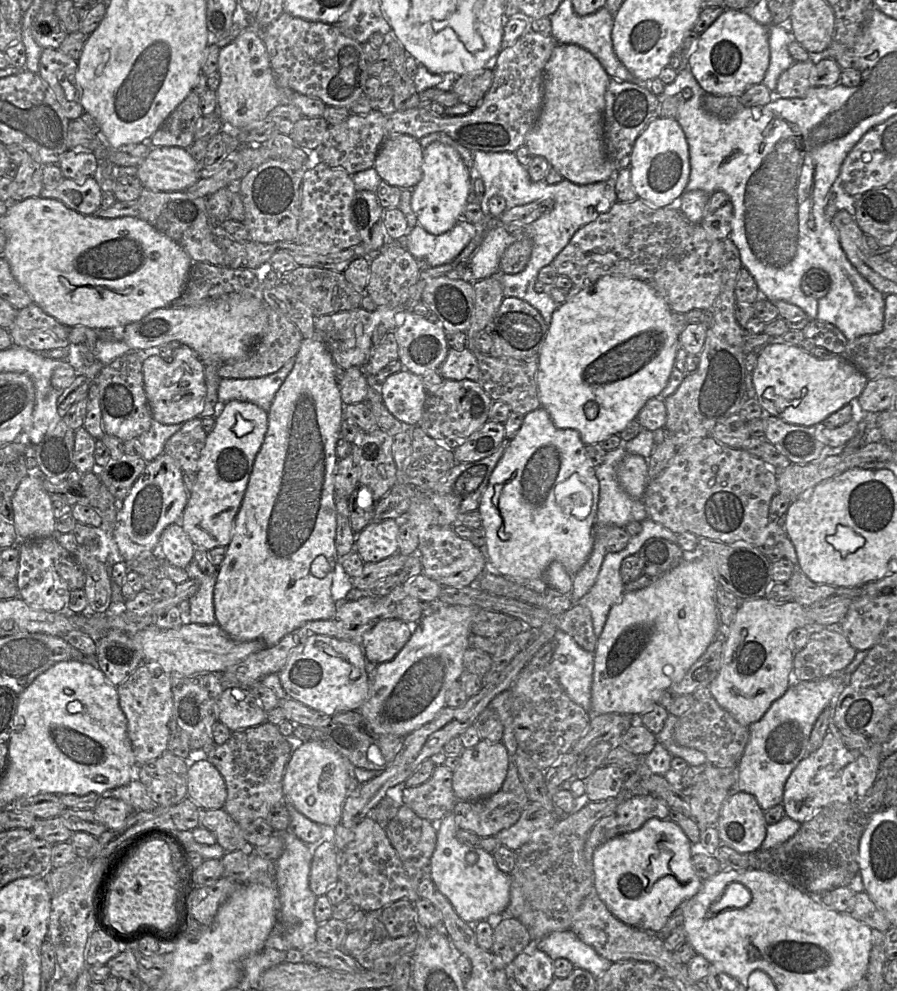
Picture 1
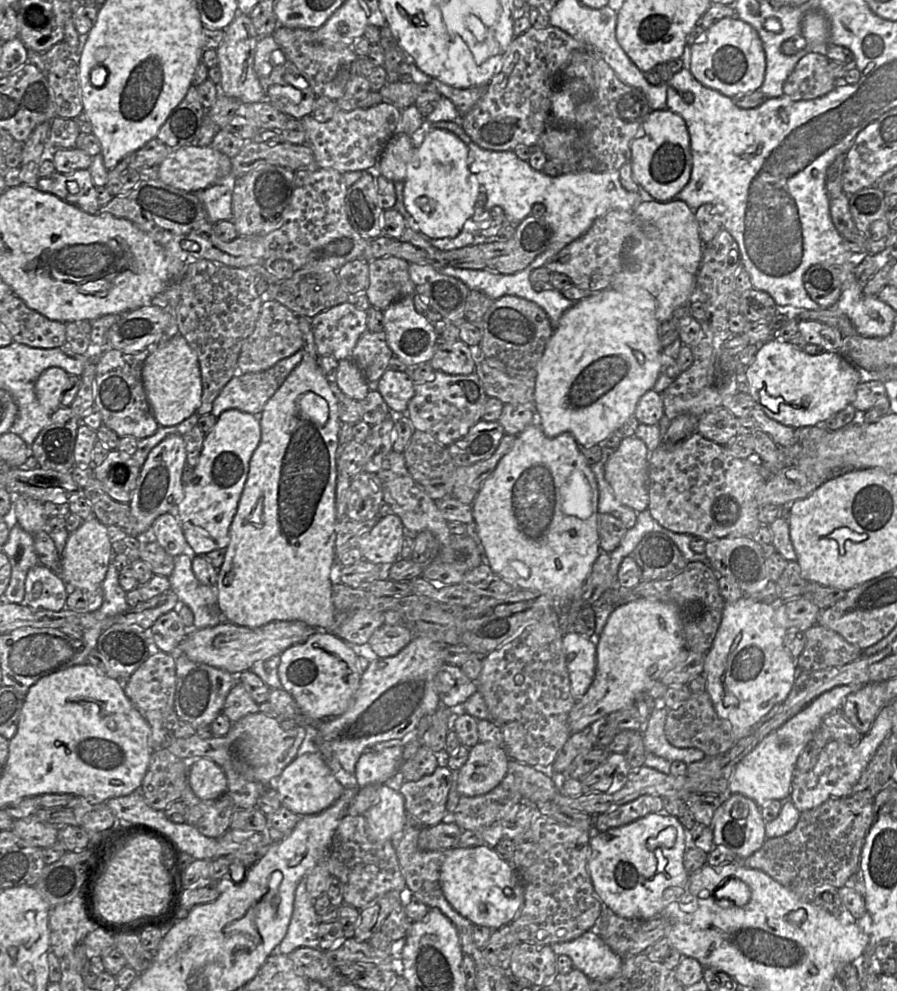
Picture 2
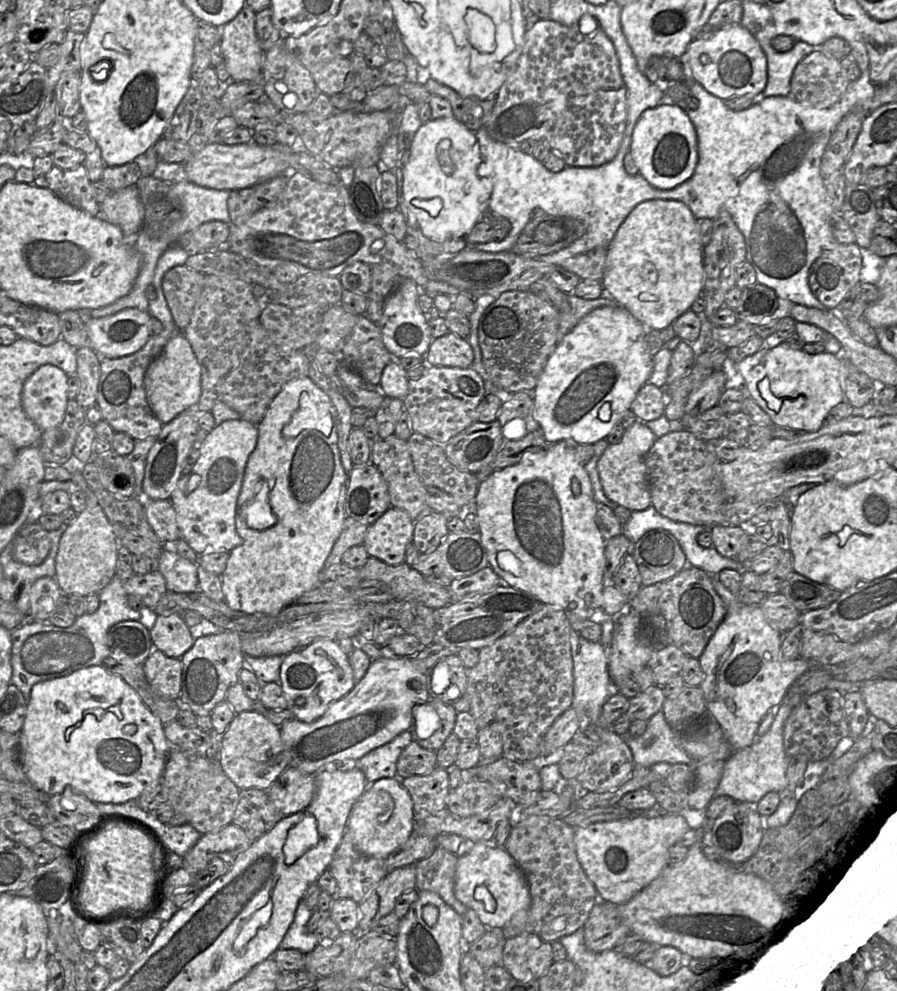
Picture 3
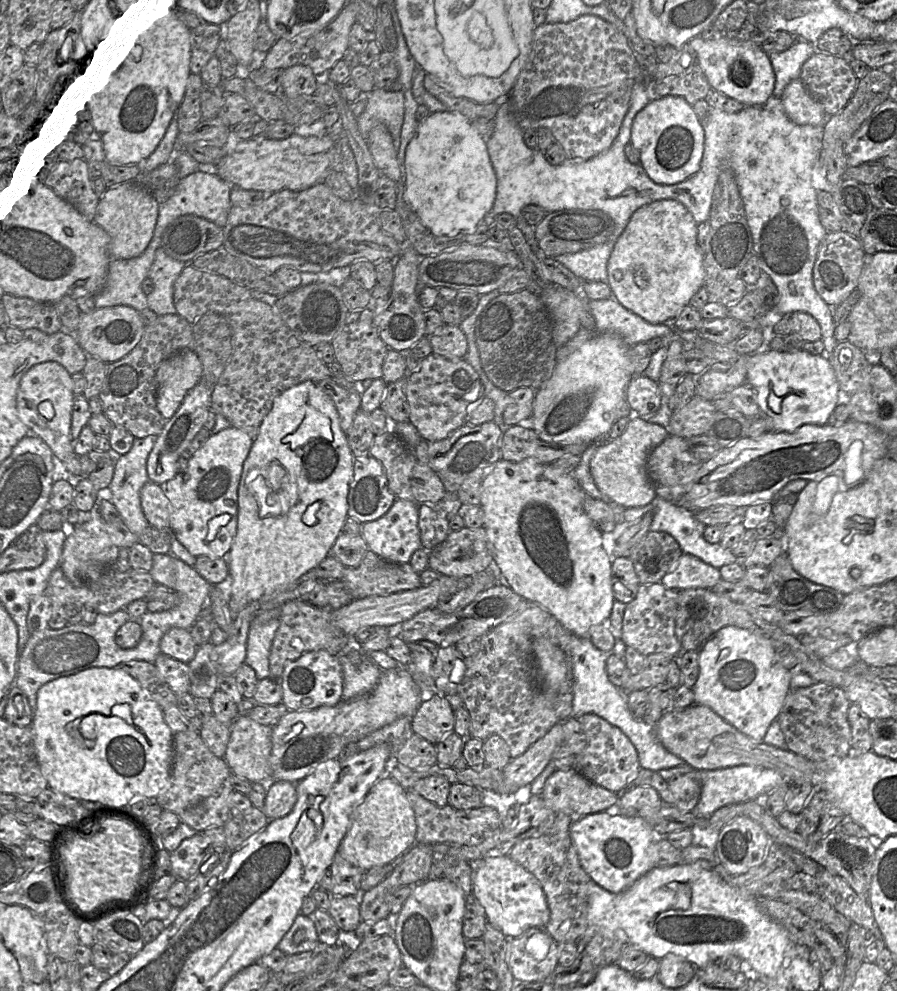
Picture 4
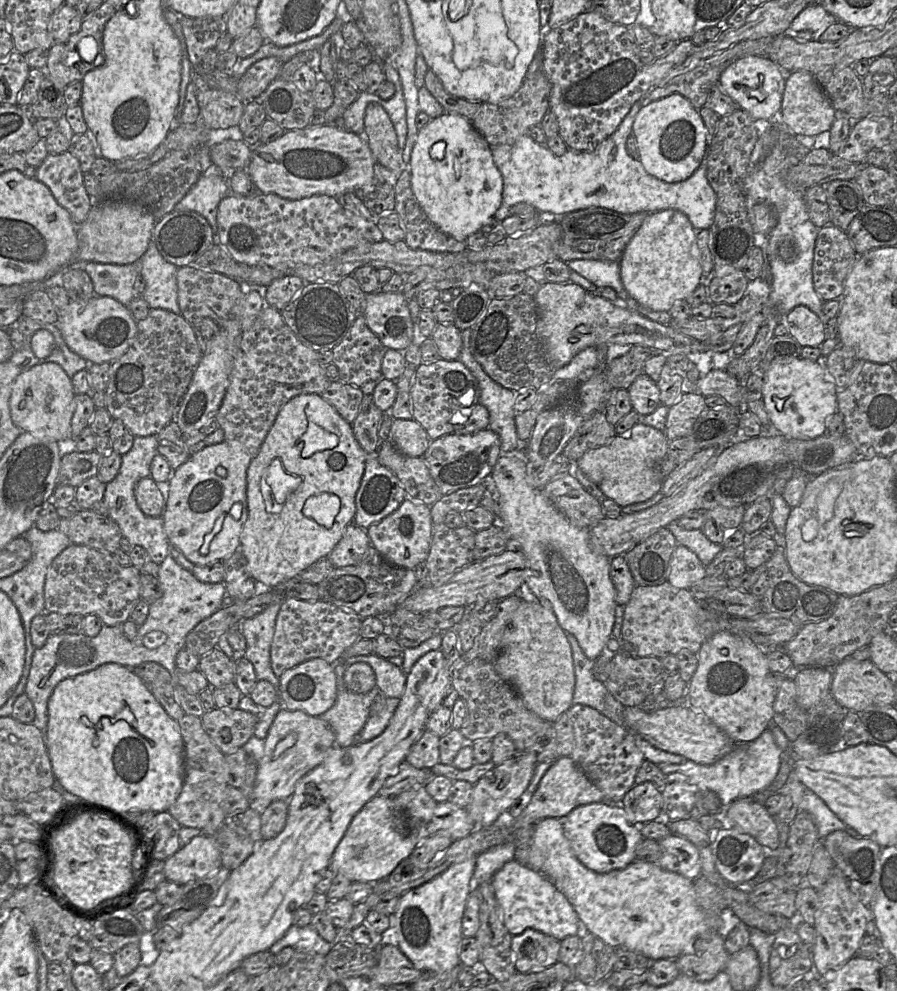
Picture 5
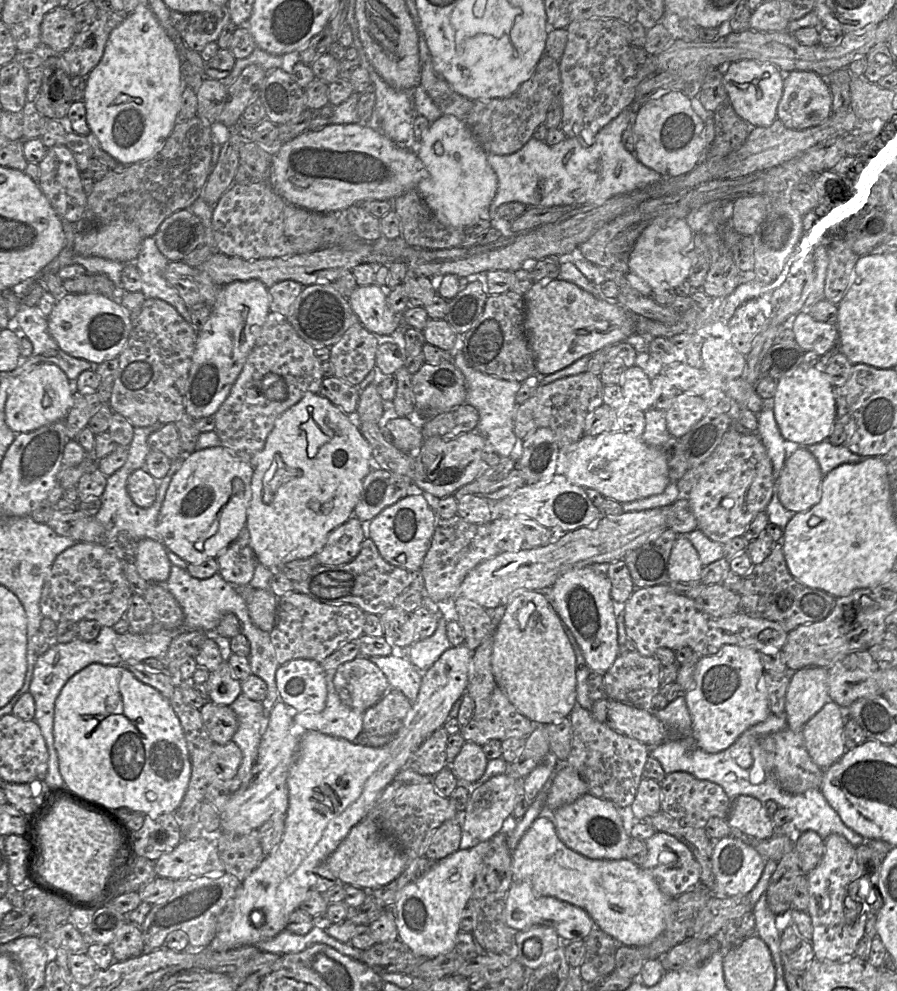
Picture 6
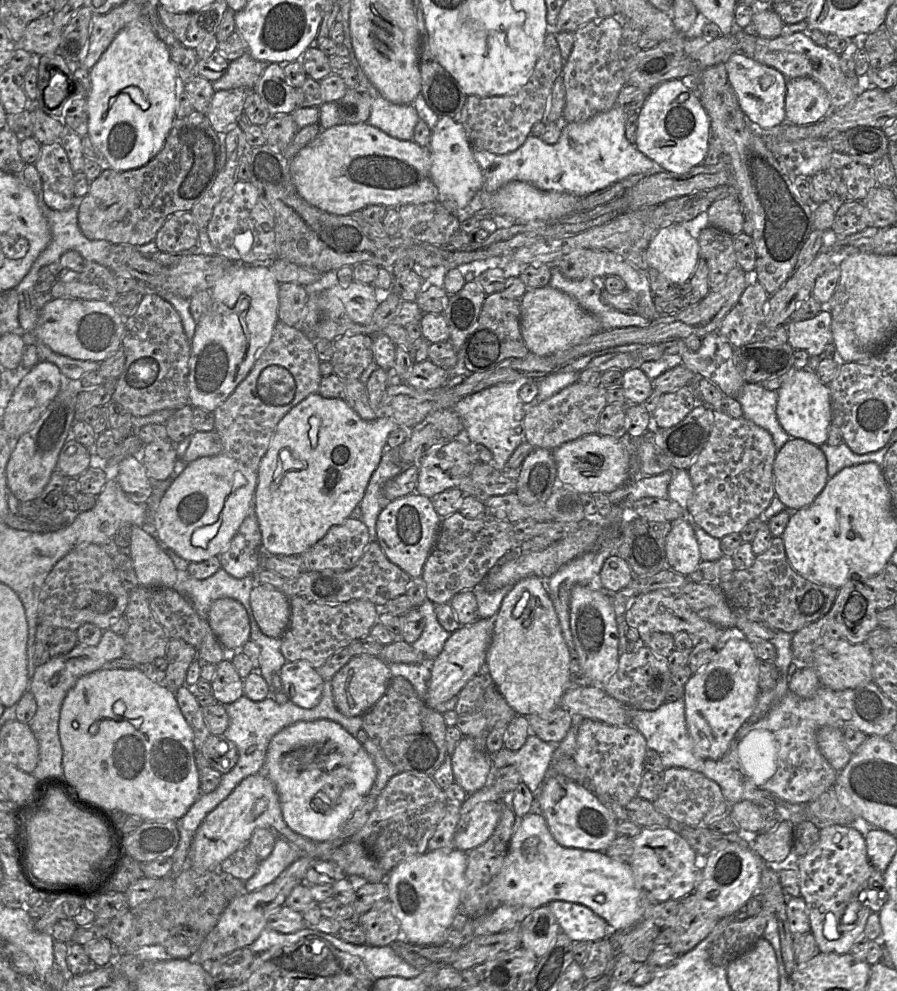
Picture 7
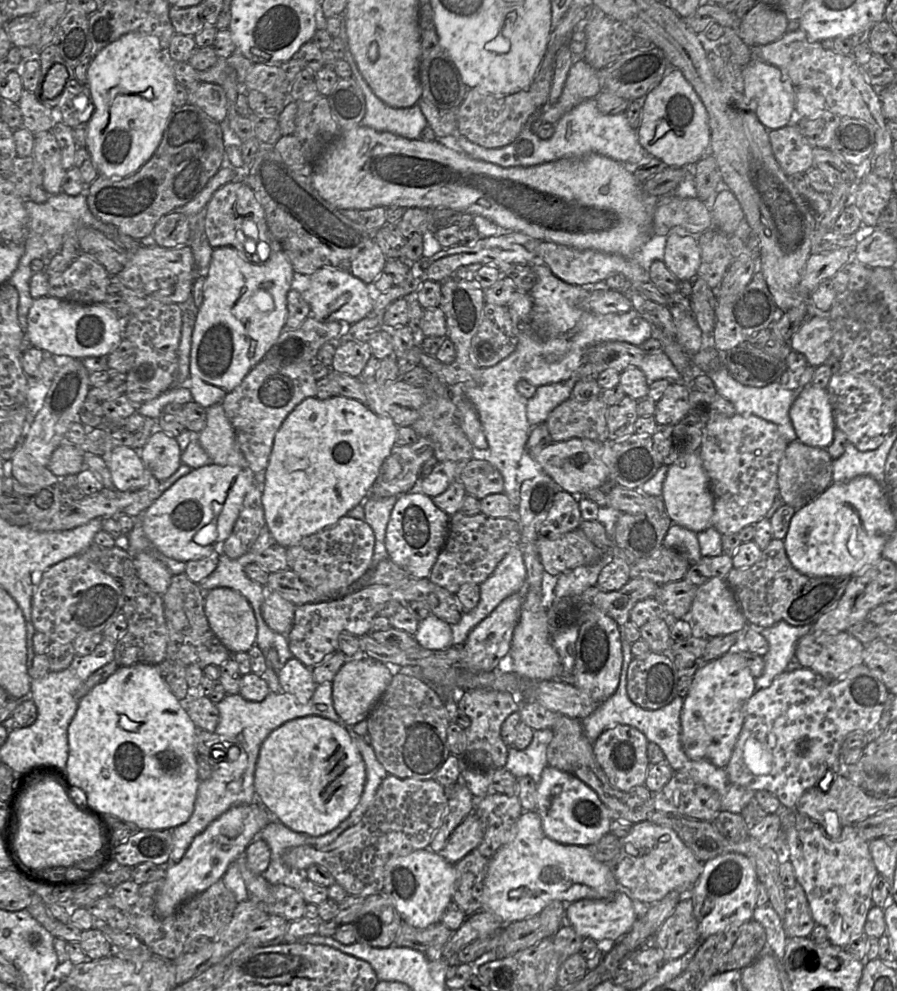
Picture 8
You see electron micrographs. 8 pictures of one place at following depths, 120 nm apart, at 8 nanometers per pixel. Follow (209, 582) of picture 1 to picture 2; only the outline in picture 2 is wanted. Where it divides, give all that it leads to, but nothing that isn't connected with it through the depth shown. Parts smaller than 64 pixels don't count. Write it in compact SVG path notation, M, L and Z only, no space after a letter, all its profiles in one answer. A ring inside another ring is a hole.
M191 555L173 557L174 567L168 576L170 589L177 595L180 605L188 606L194 616L190 630L213 627L225 621L218 606L217 588L201 584L192 571Z

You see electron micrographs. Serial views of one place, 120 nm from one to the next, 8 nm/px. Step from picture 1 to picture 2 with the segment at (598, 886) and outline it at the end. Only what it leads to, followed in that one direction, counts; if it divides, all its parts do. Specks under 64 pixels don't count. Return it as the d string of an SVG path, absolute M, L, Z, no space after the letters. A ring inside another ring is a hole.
M665 810L603 832L593 831L590 838L588 871L602 905L623 918L648 920L662 916L663 910L671 902L693 901L689 891L689 873L683 864L687 849L687 832L689 831L682 823Z

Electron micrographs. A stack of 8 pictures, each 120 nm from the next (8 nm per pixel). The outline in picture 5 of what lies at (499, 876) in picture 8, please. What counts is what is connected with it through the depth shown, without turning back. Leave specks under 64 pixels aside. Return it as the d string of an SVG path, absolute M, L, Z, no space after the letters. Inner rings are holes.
M545 818L537 822L534 826L534 832L532 839L529 843L529 857L528 866L538 871L545 877L547 877L555 886L555 888L560 891L572 905L576 911L583 930L587 930L589 933L595 935L607 945L612 946L616 949L627 949L636 953L640 953L651 959L652 961L660 959L676 959L682 954L692 954L695 952L693 945L695 941L703 935L706 934L719 934L722 928L721 911L704 911L696 901L695 891L694 891L694 881L678 874L675 872L667 871L660 868L657 864L633 861L623 869L612 870L608 873L597 873L587 867L585 867L575 856L571 845L566 838L563 830L561 820L557 818Z

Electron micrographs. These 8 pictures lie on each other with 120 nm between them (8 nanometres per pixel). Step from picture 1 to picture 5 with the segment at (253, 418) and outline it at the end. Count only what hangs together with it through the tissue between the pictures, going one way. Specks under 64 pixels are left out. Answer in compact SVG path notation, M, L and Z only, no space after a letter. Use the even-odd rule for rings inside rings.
M236 440L206 445L180 465L169 481L168 499L162 514L163 527L171 544L194 565L207 565L229 558L240 547L240 534L248 516L247 470L252 456Z

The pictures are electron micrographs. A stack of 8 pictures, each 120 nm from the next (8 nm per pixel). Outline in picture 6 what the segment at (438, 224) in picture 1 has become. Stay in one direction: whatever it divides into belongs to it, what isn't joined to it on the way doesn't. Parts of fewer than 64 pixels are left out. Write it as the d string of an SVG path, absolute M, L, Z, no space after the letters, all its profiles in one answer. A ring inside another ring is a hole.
M442 115L430 123L416 149L422 163L422 177L417 191L444 224L465 229L489 216L489 206L497 187L497 176L487 161L487 152L464 122L452 115Z

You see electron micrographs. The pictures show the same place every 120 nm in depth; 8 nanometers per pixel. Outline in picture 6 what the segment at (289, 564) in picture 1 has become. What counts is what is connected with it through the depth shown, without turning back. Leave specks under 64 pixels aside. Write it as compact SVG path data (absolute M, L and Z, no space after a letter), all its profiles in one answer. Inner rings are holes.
M306 393L301 400L284 411L275 421L262 451L259 453L251 485L251 500L247 509L246 527L250 534L250 542L257 561L271 571L280 571L279 567L287 562L306 559L316 555L325 545L332 530L345 523L354 515L354 509L359 501L365 477L373 467L371 447L358 428L355 415L348 415L329 399L319 393Z

